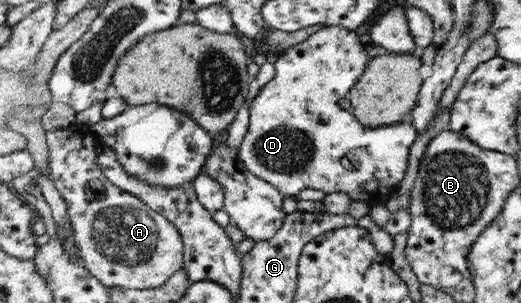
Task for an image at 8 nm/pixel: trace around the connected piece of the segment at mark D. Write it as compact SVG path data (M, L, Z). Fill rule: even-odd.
M339 25L323 26L318 31L315 31L307 41L282 50L274 63L275 74L272 81L269 81L254 98L254 101L248 105L248 110L251 113L249 126L240 147L237 149L239 160L244 164L244 167L256 177L267 181L270 185L275 186L276 189L281 190L286 196L296 198L303 189L321 189L327 195L334 192L347 193L352 201L365 201L370 206L385 204L396 193L398 184L403 181L403 177L407 173L411 145L415 143L415 139L419 136L419 133L410 119L405 119L399 124L371 128L370 126L362 125L352 111L340 108L338 101L358 83L360 76L365 72L367 63L368 55L364 51L364 47L362 47L356 31L346 31L346 29Z

